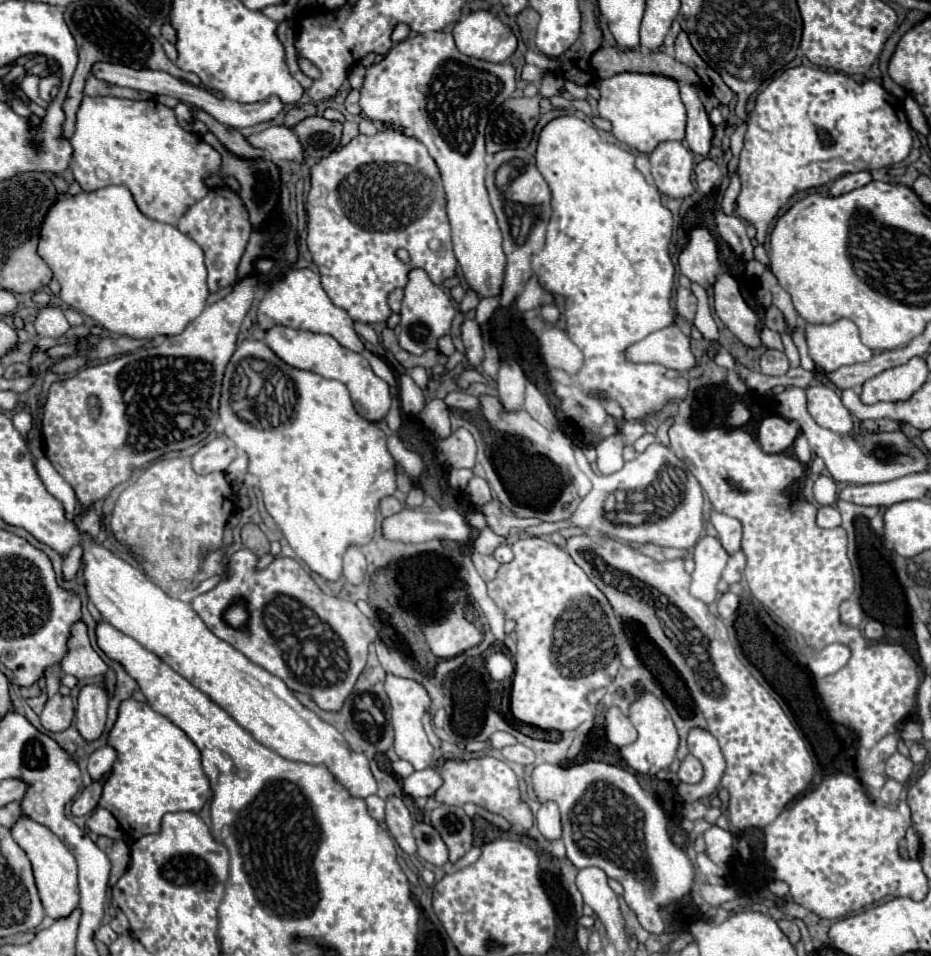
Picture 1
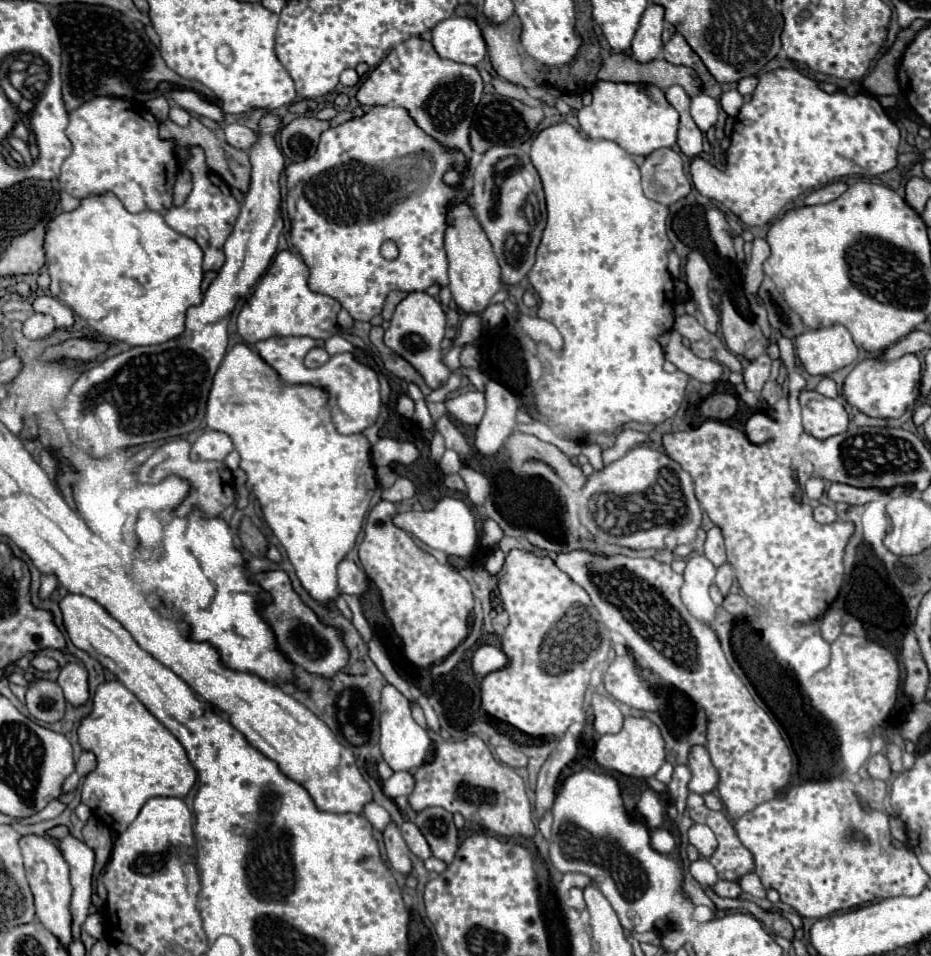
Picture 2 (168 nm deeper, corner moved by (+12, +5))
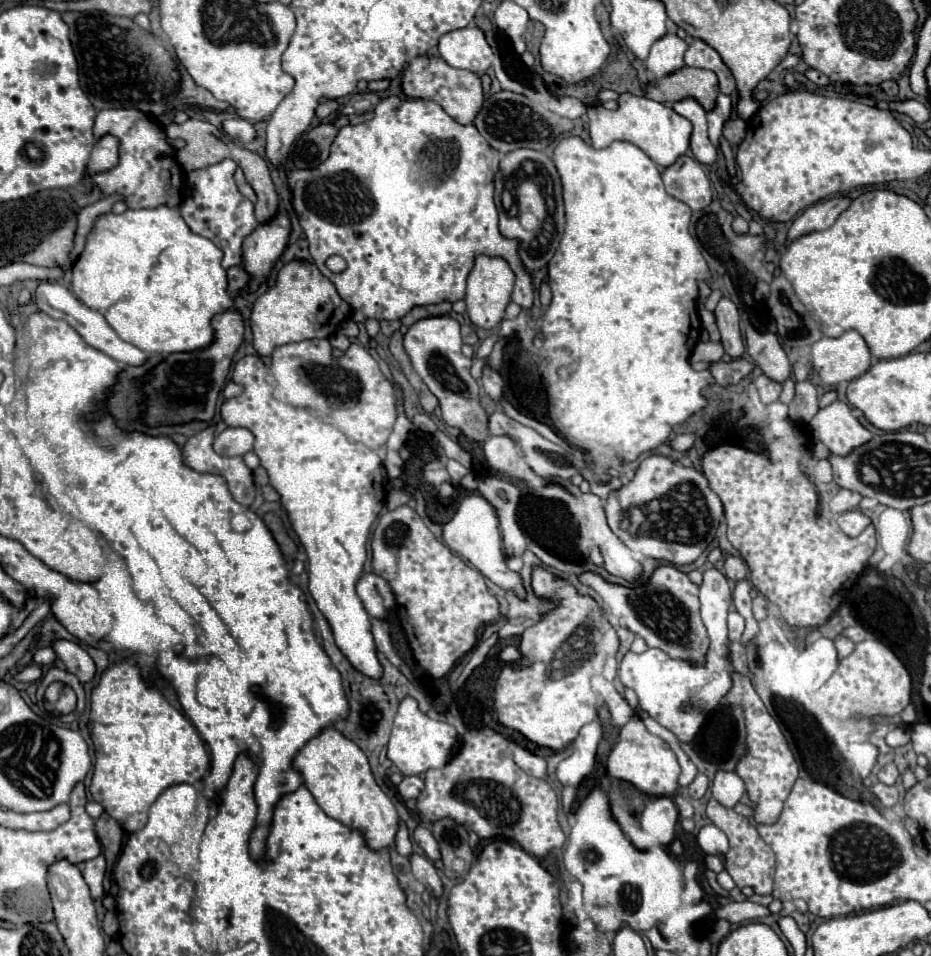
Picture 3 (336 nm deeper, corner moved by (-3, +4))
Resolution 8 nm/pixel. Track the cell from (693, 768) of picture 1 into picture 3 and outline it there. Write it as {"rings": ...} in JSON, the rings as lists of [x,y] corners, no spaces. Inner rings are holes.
{"rings":[[[698,773],[696,779],[688,787],[688,793],[692,799],[702,799],[706,791],[708,791],[708,777],[704,773]]]}

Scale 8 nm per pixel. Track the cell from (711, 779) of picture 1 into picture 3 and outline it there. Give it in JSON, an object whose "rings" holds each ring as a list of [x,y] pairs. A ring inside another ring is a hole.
{"rings":[[[716,773],[716,779],[712,783],[712,797],[720,805],[734,807],[744,793],[746,793],[744,781],[736,773]]]}

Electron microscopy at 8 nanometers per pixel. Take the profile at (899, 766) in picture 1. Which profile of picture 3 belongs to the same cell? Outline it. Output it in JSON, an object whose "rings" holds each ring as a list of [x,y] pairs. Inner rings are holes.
{"rings":[[[888,763],[886,767],[880,769],[880,773],[878,773],[878,781],[884,783],[884,785],[894,785],[896,779],[898,779],[898,775],[900,775],[900,773],[898,773],[896,765],[894,765],[894,763]]]}

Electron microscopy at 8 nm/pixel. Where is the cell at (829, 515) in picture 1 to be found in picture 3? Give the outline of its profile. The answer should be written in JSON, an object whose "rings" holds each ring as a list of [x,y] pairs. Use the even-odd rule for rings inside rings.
{"rings":[[[854,509],[854,511],[838,515],[838,525],[848,537],[858,537],[870,525],[870,519],[862,511]]]}

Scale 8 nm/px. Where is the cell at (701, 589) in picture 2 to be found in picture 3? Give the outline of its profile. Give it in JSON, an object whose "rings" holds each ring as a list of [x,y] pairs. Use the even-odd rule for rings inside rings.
{"rings":[[[716,567],[704,573],[704,583],[700,585],[700,603],[700,615],[710,637],[704,665],[692,665],[682,659],[672,659],[660,649],[646,649],[640,655],[628,651],[618,669],[618,677],[624,687],[632,687],[636,691],[640,709],[646,711],[660,725],[670,729],[682,743],[694,741],[696,733],[706,723],[706,717],[722,705],[722,699],[732,687],[730,639],[726,629],[726,615],[730,611],[732,593],[728,579]]]}

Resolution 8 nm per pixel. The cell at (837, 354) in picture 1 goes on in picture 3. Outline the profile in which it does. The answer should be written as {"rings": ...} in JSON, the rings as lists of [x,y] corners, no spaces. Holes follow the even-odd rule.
{"rings":[[[848,331],[836,339],[824,337],[812,345],[812,367],[826,385],[852,381],[868,371],[872,355],[866,341],[856,331]]]}

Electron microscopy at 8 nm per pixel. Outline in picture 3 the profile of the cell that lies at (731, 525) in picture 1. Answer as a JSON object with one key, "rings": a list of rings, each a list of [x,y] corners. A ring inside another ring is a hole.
{"rings":[[[726,557],[726,561],[724,561],[724,575],[730,581],[734,581],[734,583],[746,579],[746,575],[748,575],[746,563],[740,557]]]}

